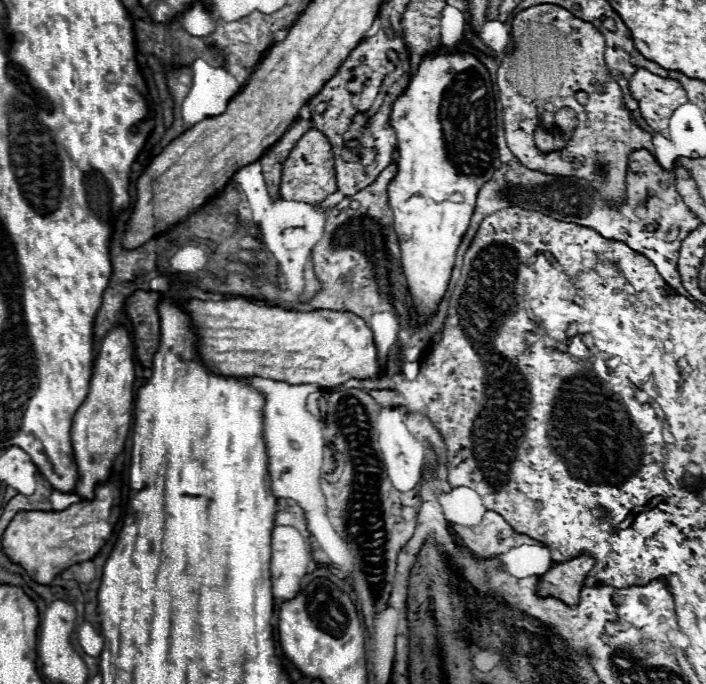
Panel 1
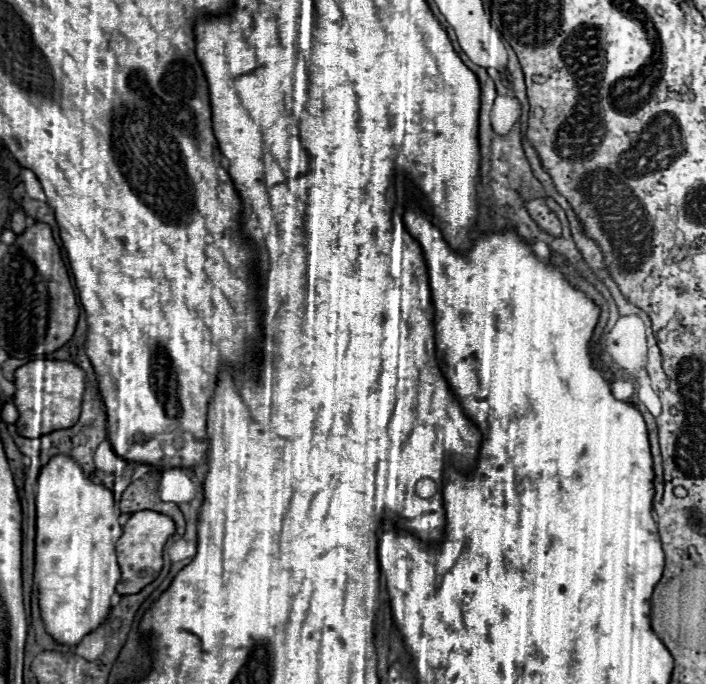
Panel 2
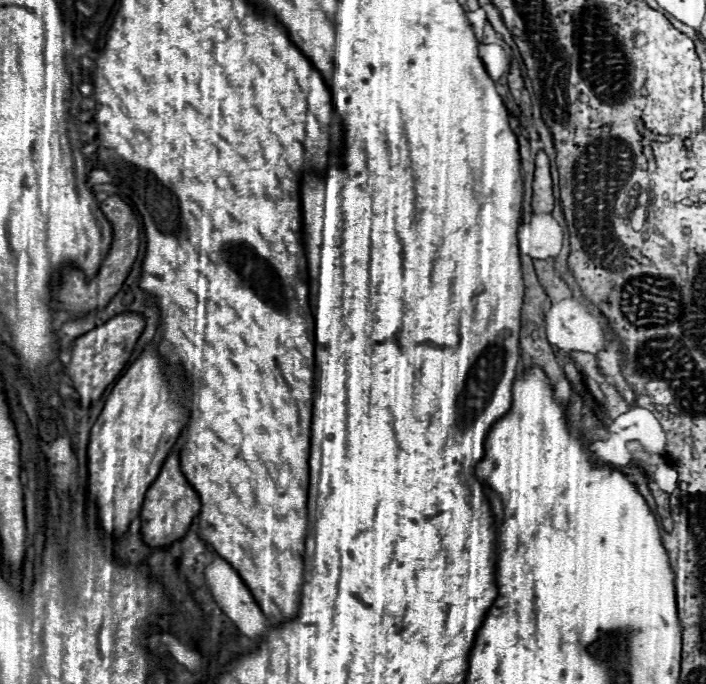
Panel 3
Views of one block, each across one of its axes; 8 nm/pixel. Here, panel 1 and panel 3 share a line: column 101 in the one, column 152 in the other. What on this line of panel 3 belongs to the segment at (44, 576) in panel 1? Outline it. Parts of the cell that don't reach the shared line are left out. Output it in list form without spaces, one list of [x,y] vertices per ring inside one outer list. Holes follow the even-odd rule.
[[[178,452],[170,454],[166,458],[158,478],[146,492],[146,500],[144,500],[142,514],[140,514],[140,532],[142,532],[144,544],[148,544],[150,548],[162,548],[162,546],[168,546],[168,544],[180,540],[186,534],[186,530],[192,524],[192,518],[198,514],[198,510],[200,510],[198,494],[186,482],[184,474],[180,472]]]

